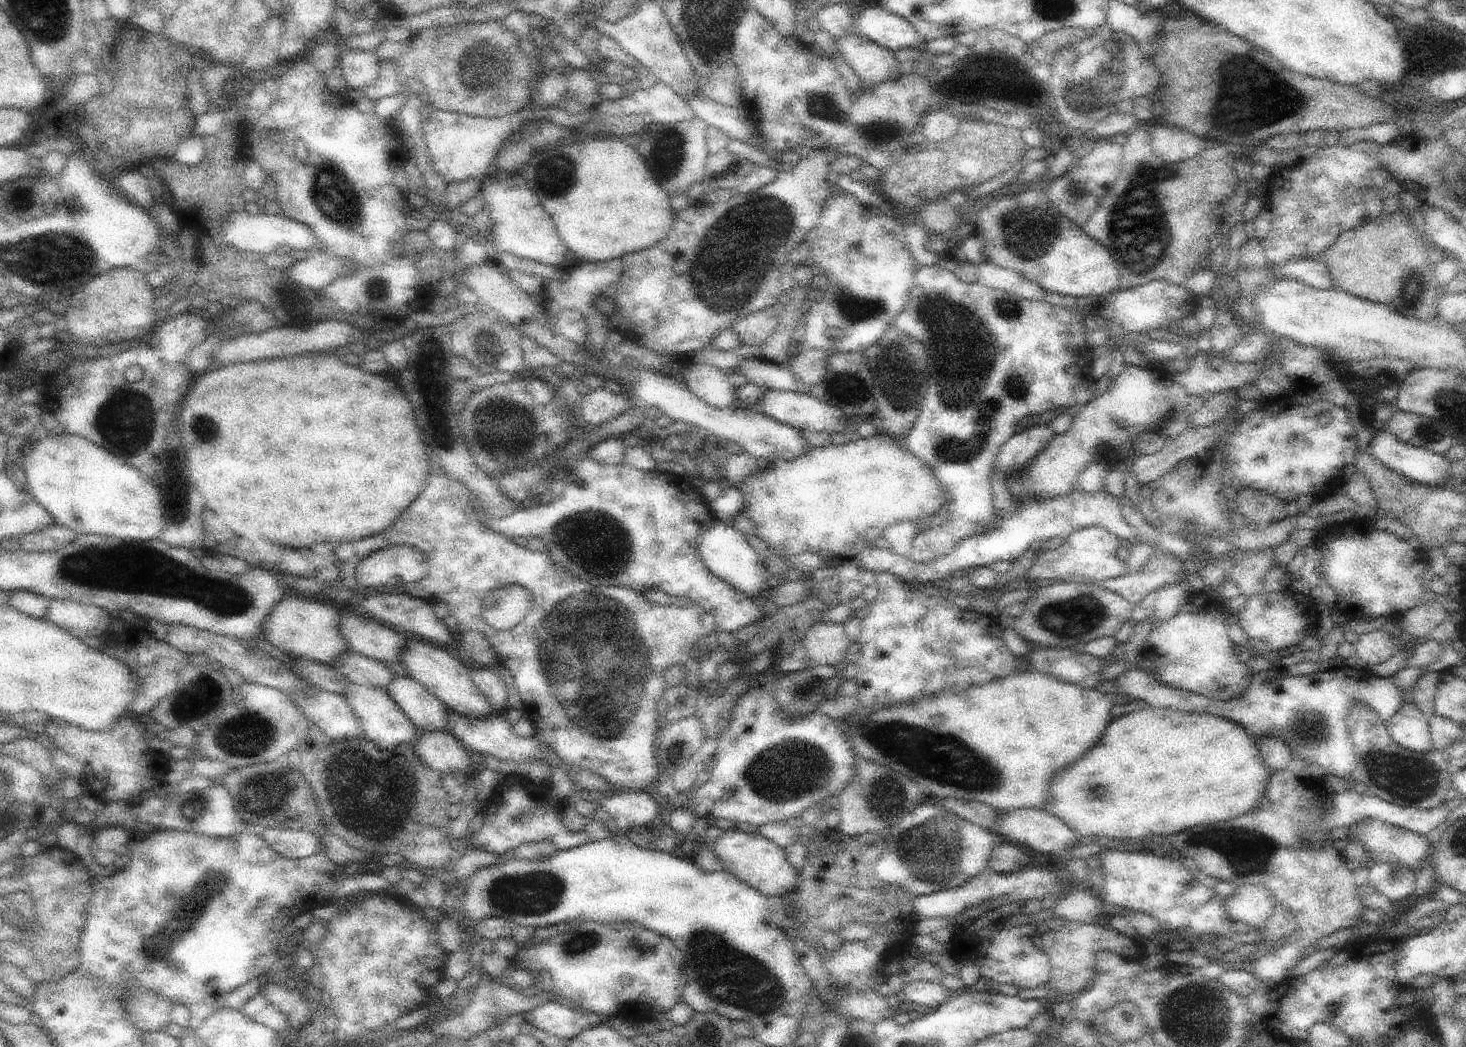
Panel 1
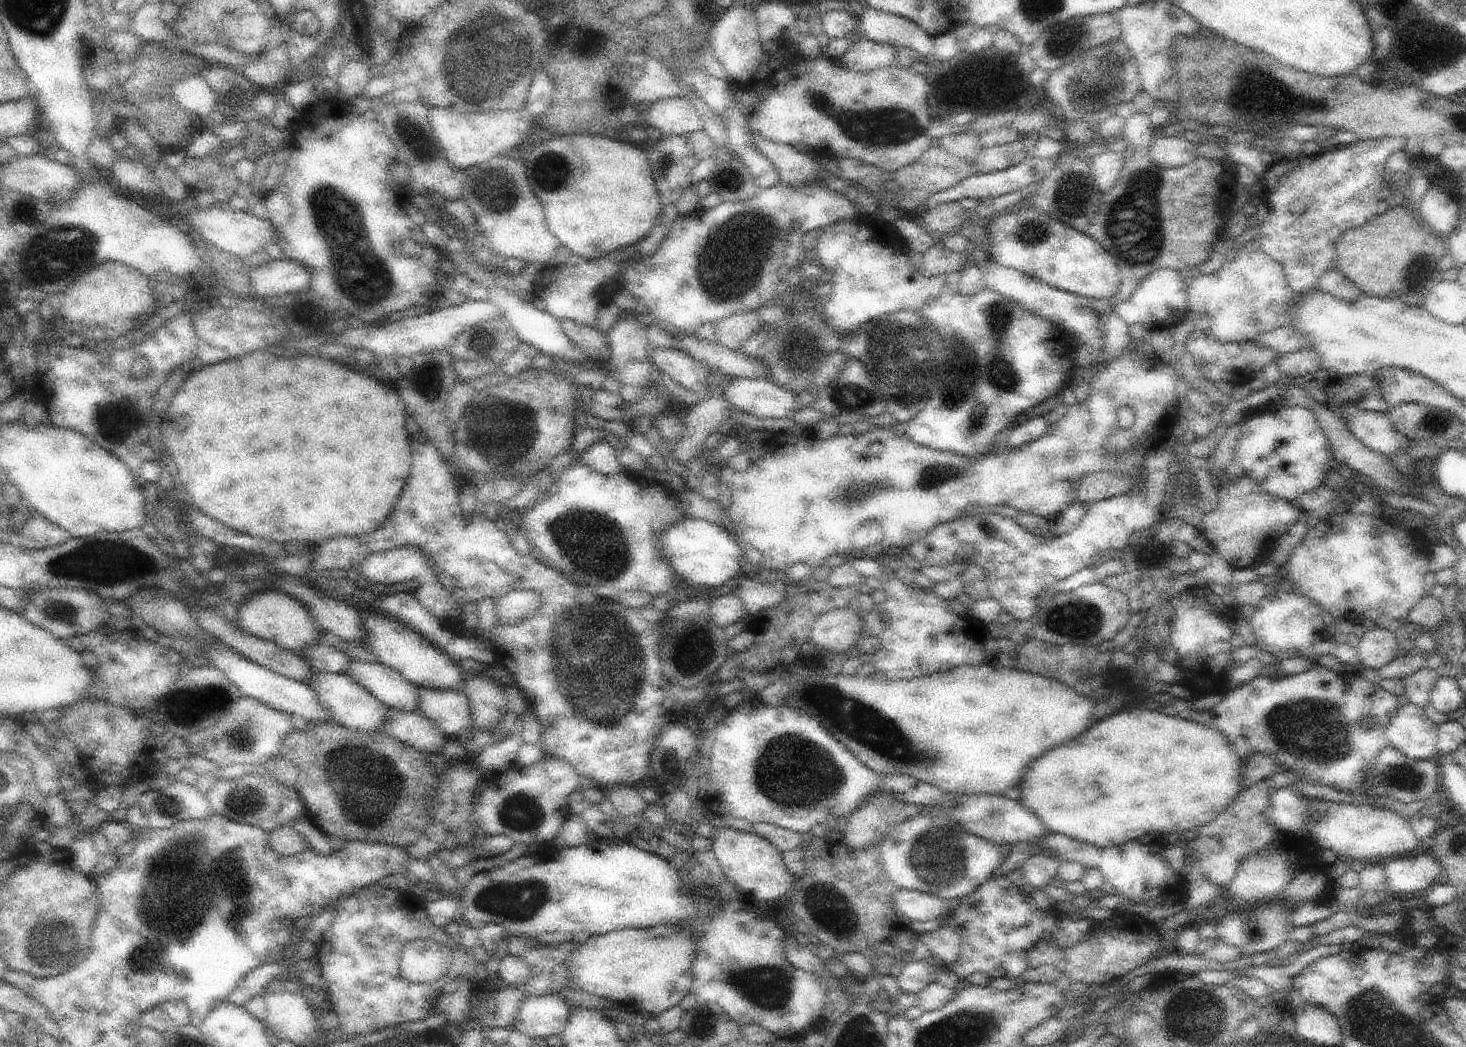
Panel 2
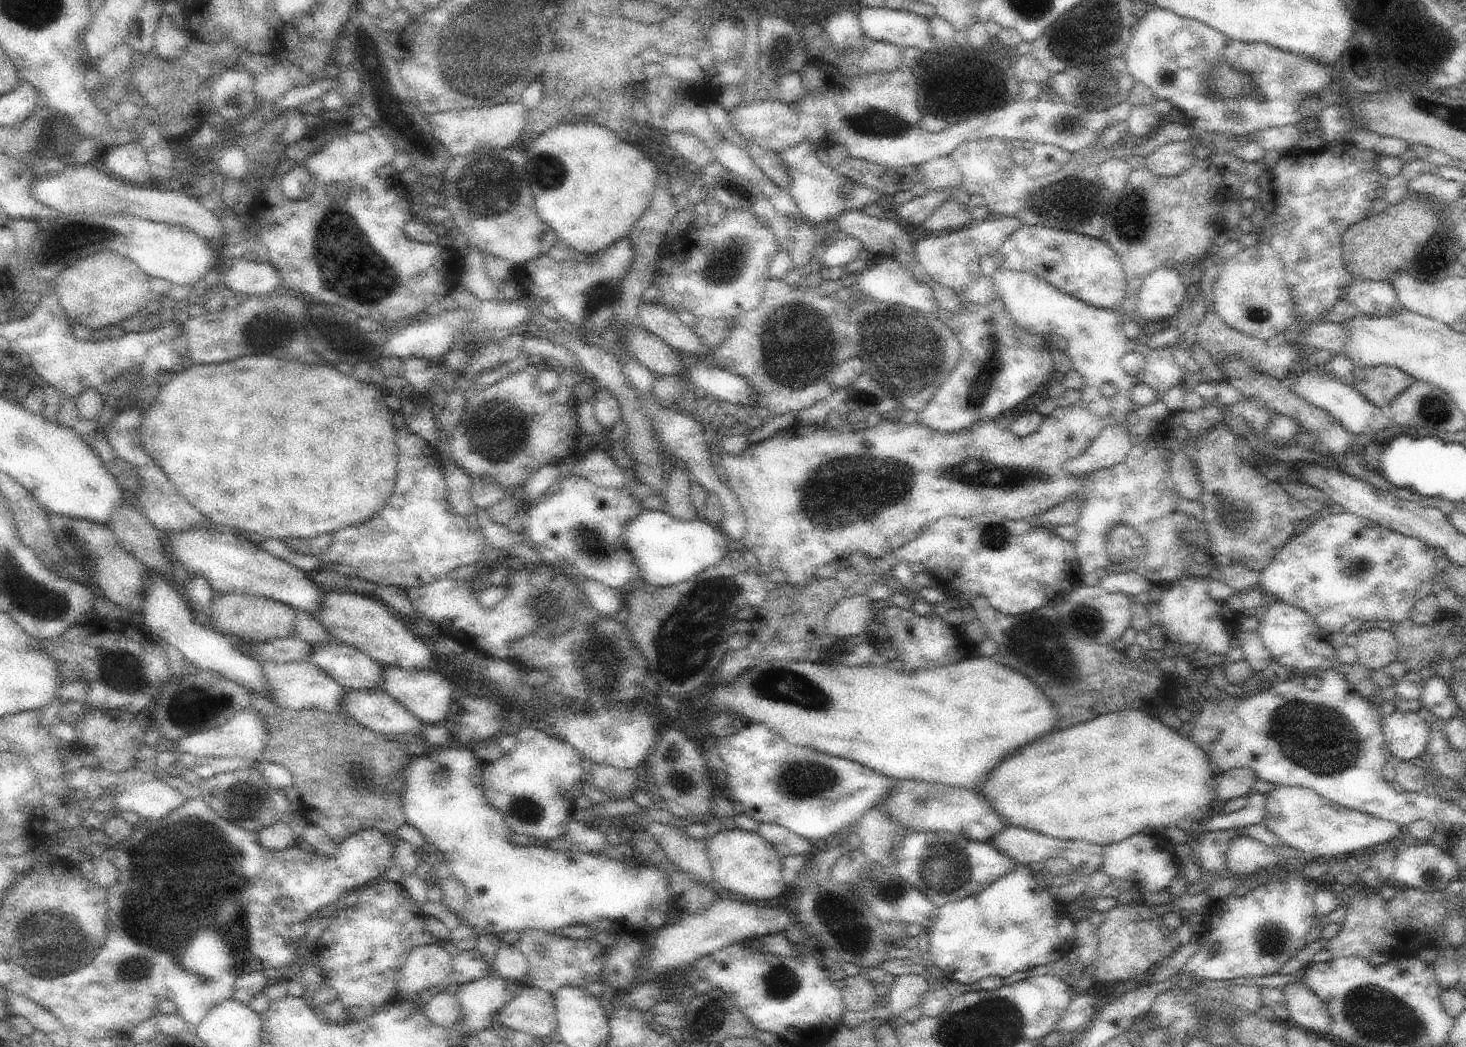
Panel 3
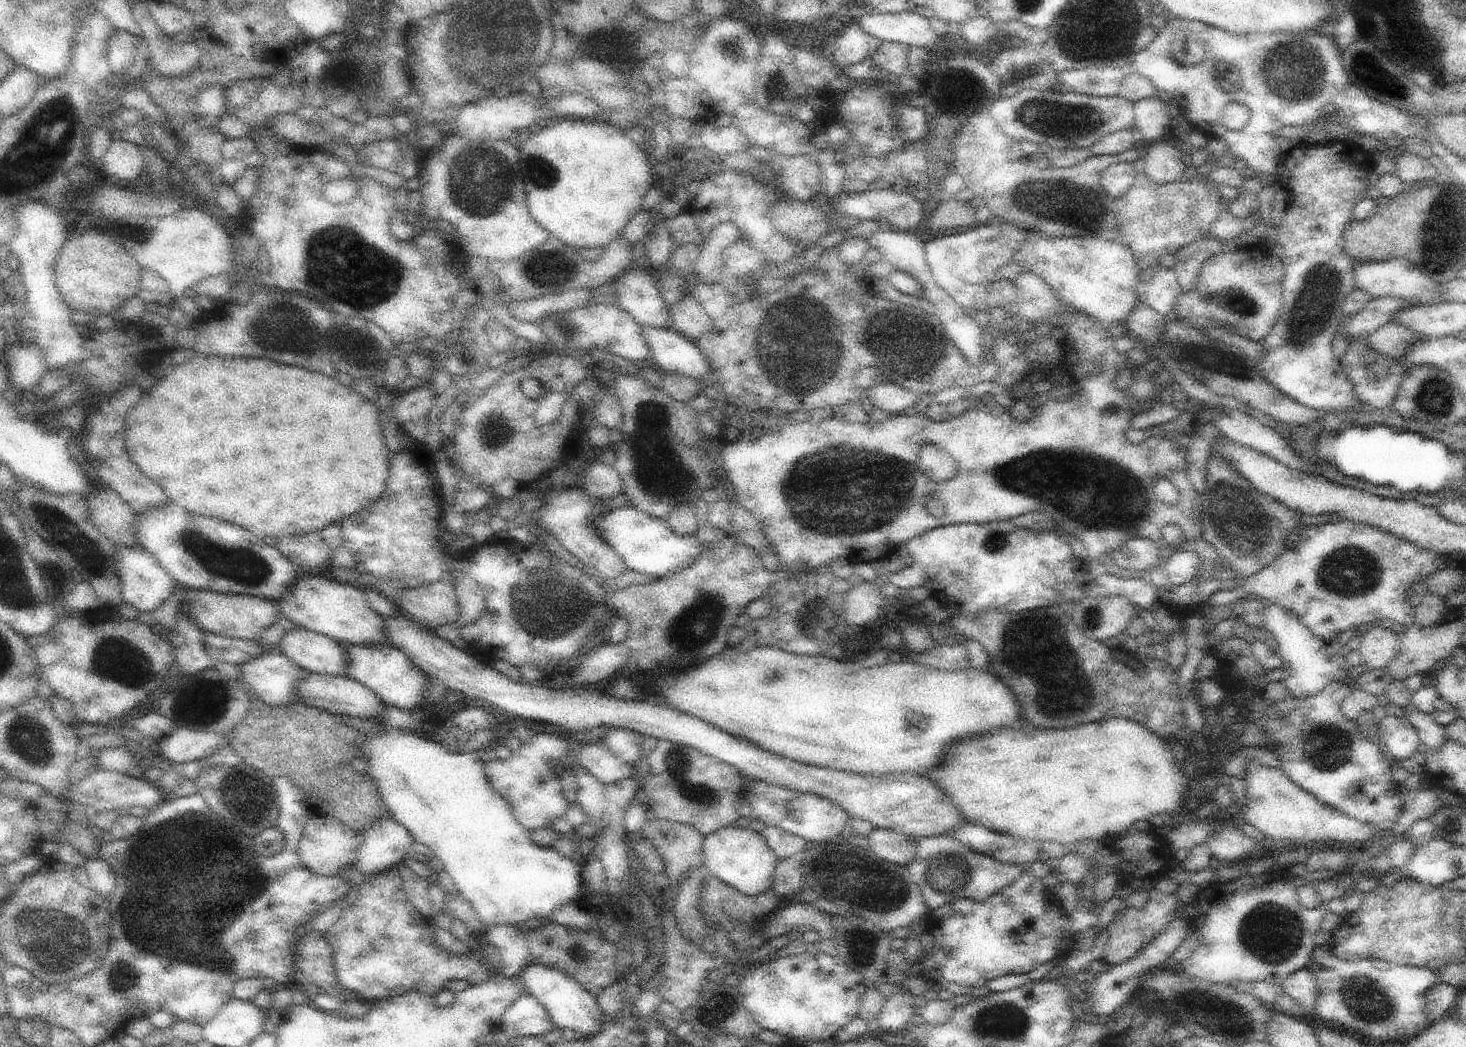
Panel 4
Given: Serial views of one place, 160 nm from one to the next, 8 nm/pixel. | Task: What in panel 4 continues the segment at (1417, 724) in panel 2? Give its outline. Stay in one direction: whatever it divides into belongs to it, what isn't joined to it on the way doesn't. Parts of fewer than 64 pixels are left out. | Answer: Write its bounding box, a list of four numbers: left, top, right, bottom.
[1379,715,1423,762]

